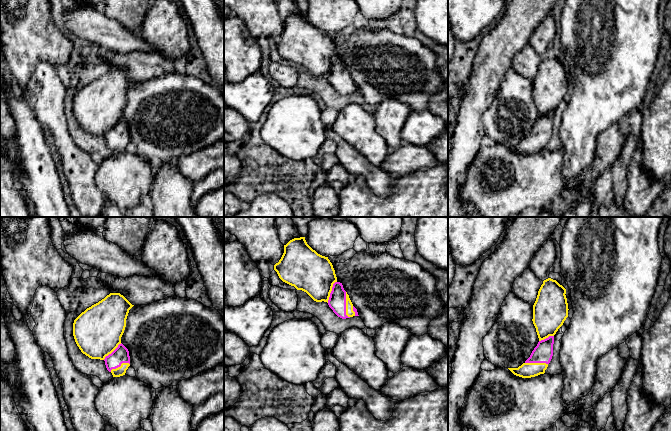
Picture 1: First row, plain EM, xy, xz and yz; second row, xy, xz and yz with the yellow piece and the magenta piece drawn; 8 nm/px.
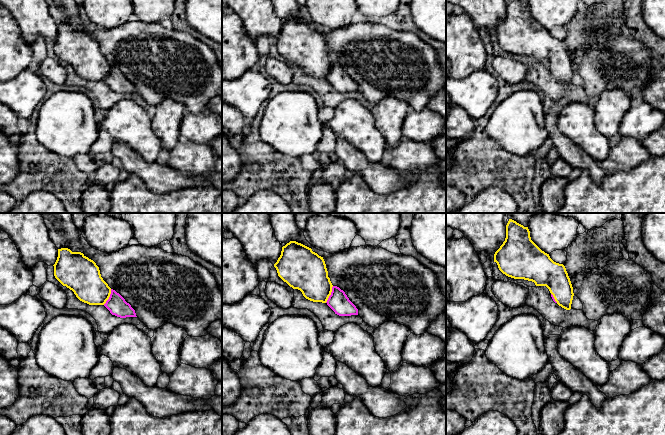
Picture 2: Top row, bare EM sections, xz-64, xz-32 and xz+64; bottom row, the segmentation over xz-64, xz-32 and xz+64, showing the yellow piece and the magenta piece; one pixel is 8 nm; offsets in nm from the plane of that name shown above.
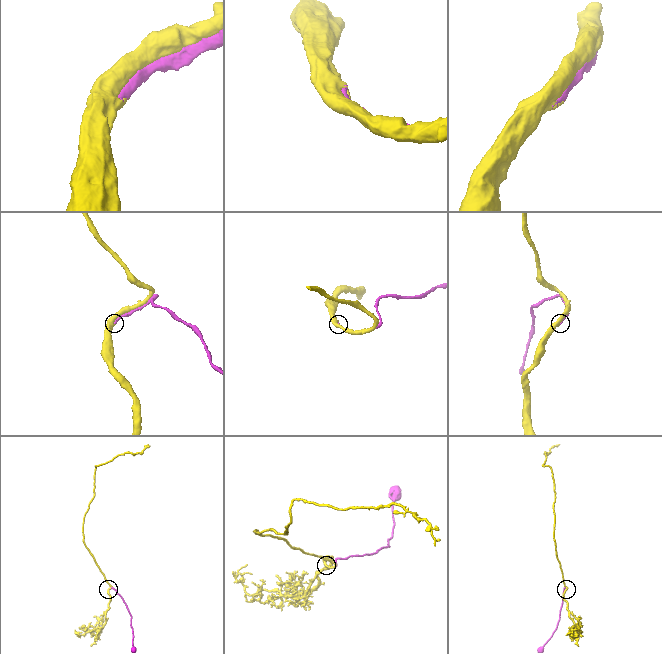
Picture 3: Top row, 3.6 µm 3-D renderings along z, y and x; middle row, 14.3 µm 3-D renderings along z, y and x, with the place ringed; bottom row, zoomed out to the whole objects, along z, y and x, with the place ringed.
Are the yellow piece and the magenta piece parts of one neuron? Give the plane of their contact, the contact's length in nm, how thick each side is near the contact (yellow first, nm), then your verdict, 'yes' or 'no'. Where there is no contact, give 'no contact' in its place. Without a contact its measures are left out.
xz | 220 nm | 60/140 nm | yes

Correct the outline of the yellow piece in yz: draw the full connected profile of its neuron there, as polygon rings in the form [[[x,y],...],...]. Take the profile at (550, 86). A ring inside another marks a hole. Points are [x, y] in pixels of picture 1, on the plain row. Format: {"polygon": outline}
{"polygon": [[[556,56],[543,57],[533,81],[533,100],[539,114],[530,133],[518,144],[508,144],[514,151],[531,154],[544,150],[553,132],[554,111],[568,93],[566,65]]]}

